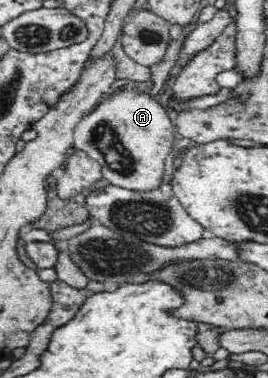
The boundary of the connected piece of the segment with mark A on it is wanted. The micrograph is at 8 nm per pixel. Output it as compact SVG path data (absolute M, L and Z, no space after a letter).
M135 82L118 83L111 93L104 96L103 100L101 100L87 115L84 115L77 123L74 130L74 146L85 152L91 159L97 160L97 163L99 163L102 169L102 177L109 181L111 185L125 188L126 190L133 190L134 192L149 192L149 190L153 191L153 188L159 188L162 185L163 176L165 175L164 162L166 156L171 152L171 146L173 146L175 141L173 139L173 134L175 134L176 128L171 123L171 119L169 119L165 108L155 100L155 97L151 97L148 89L143 91L139 89L139 85L137 87L134 86L134 83Z

